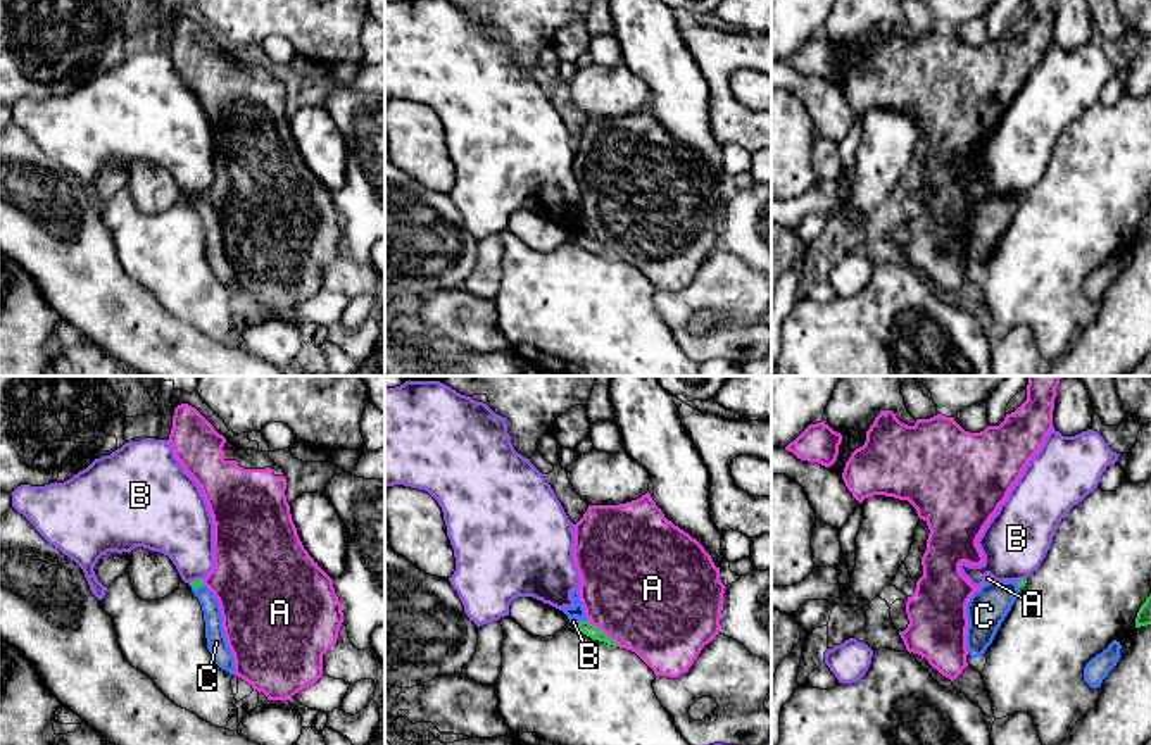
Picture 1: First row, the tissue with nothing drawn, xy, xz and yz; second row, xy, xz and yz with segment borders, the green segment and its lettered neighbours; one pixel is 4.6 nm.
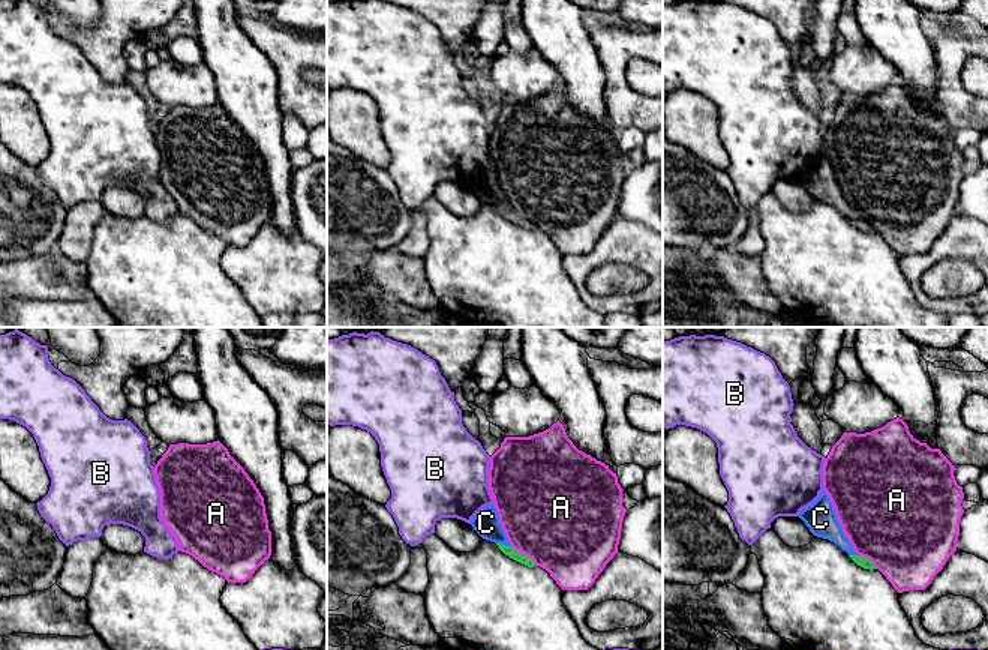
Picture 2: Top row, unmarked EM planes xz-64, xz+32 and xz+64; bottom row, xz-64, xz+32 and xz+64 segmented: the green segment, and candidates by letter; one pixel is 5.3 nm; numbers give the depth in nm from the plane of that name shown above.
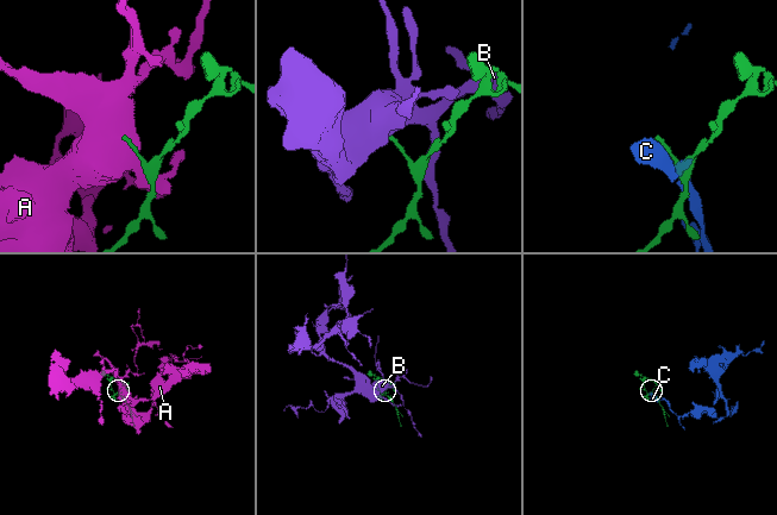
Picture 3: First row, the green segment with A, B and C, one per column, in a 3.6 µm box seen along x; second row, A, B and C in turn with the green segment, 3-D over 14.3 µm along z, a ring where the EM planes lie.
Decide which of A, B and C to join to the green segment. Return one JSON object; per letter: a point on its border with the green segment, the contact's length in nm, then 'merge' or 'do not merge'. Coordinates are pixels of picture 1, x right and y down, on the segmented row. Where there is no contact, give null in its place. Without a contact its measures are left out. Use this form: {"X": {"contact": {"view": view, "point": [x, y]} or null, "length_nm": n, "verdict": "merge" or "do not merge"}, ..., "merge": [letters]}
{"A": {"contact": {"view": "xz", "point": [603, 632]}, "length_nm": 200, "verdict": "do not merge"}, "B": {"contact": {"view": "xy", "point": [195, 580]}, "length_nm": 80, "verdict": "do not merge"}, "C": {"contact": {"view": "xz", "point": [584, 621]}, "length_nm": 30, "verdict": "do not merge"}, "merge": []}

